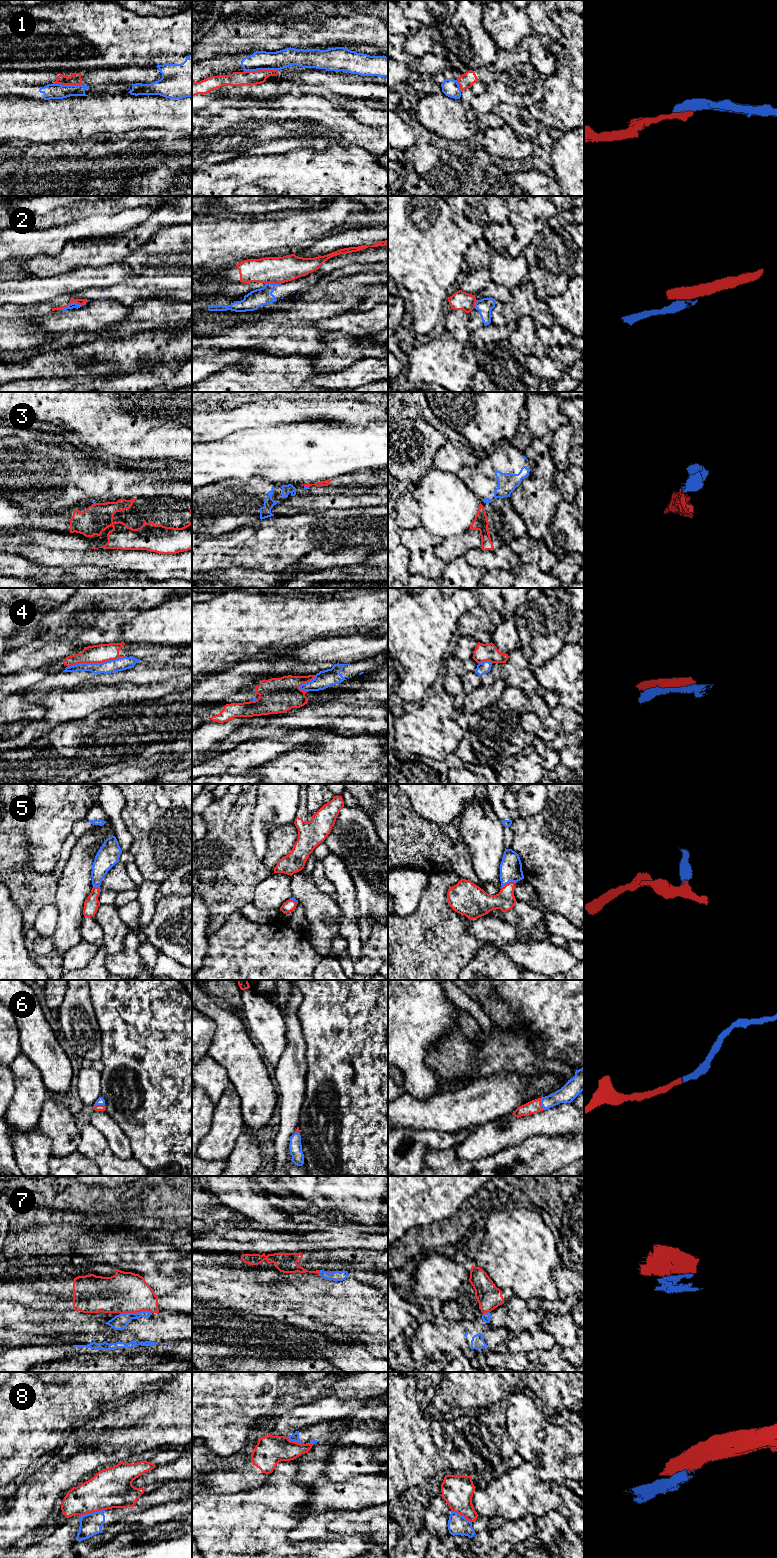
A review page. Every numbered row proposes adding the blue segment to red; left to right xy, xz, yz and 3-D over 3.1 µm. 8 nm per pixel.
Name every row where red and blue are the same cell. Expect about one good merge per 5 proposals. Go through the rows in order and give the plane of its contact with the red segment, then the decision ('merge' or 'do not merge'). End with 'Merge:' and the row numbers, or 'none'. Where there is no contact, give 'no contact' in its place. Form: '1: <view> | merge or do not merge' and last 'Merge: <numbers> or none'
1: xz | do not merge
2: xy | do not merge
3: xz | do not merge
4: xy | do not merge
5: yz | merge
6: xy | merge
7: xy | do not merge
8: xy | do not merge
Merge: 5, 6

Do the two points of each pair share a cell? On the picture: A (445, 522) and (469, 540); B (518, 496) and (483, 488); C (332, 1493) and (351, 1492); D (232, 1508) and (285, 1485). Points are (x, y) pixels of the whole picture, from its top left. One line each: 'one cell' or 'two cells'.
A: two cells
B: two cells
C: one cell
D: one cell

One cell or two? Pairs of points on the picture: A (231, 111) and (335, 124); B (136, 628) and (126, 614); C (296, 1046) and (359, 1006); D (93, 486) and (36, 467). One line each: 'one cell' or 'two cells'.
A: one cell
B: two cells
C: two cells
D: one cell

